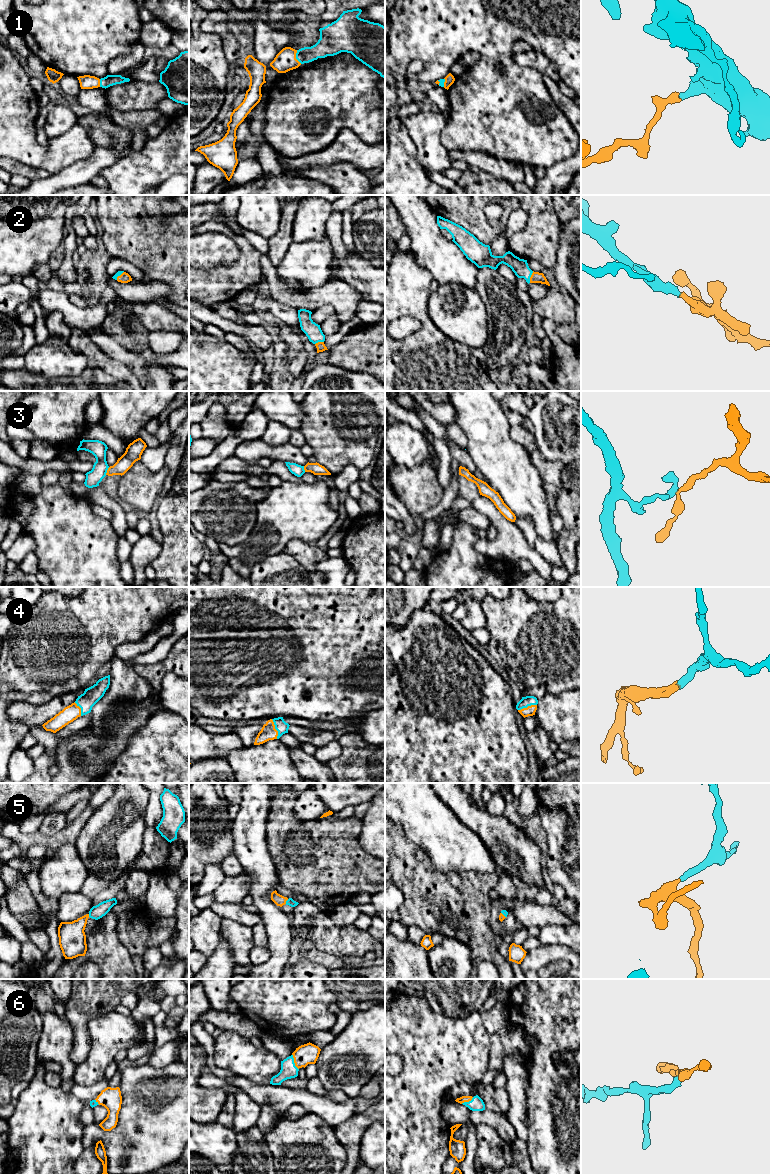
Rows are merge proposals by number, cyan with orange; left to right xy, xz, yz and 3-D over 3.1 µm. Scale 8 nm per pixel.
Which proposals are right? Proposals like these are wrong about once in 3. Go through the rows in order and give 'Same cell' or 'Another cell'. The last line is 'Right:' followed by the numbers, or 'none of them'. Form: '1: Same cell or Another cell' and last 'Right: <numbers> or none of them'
1: Same cell
2: Same cell
3: Another cell
4: Same cell
5: Same cell
6: Same cell
Right: 1, 2, 4, 5, 6

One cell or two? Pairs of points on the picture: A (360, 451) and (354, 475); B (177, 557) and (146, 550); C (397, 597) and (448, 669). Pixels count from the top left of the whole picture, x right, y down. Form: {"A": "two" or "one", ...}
{"A": "two", "B": "two", "C": "two"}

